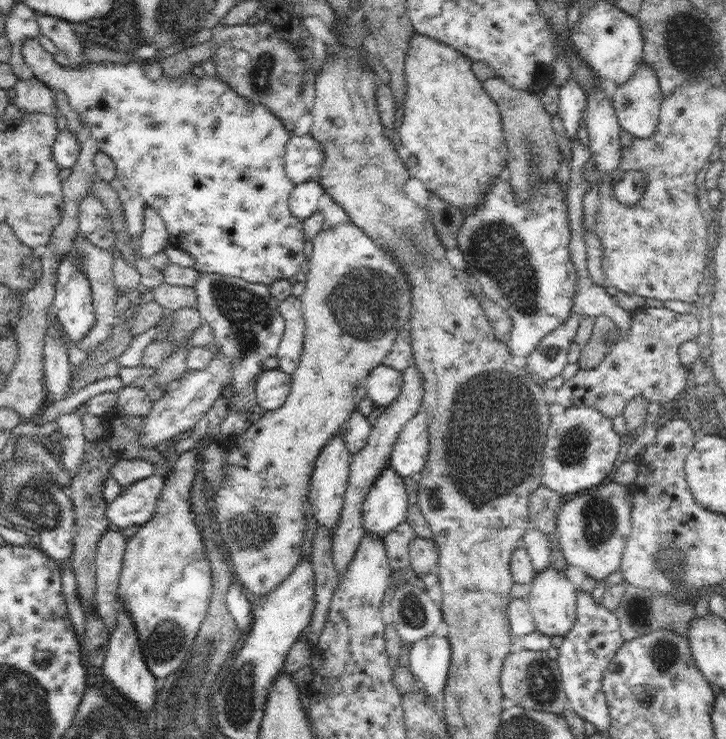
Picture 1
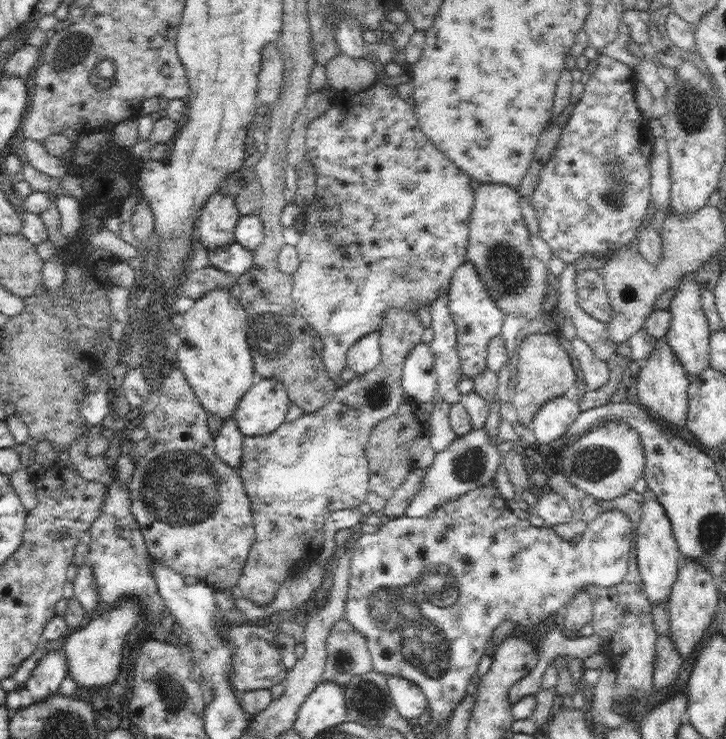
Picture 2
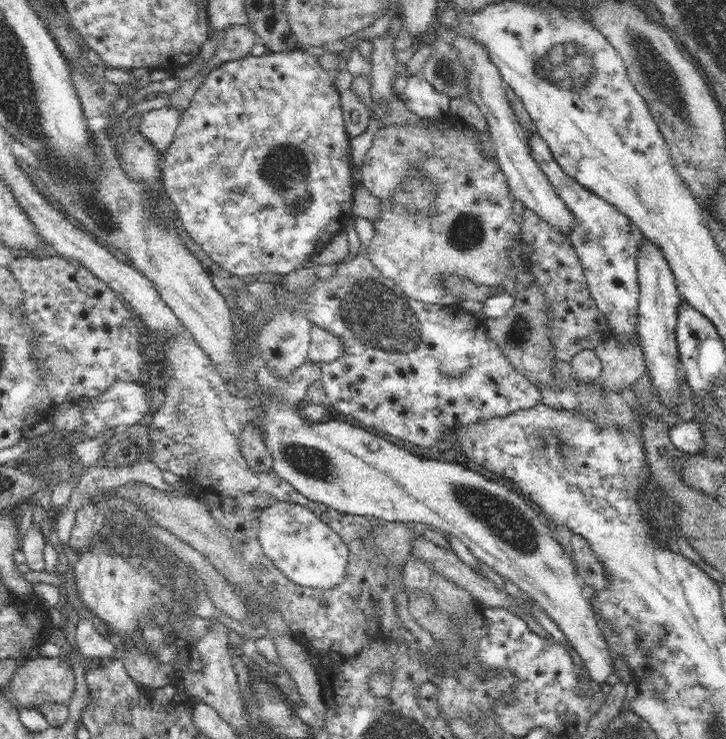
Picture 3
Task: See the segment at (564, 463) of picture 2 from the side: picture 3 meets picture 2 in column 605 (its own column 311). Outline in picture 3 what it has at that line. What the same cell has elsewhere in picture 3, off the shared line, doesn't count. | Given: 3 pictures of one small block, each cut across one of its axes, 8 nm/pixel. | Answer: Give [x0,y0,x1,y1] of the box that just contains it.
[252,392,616,684]

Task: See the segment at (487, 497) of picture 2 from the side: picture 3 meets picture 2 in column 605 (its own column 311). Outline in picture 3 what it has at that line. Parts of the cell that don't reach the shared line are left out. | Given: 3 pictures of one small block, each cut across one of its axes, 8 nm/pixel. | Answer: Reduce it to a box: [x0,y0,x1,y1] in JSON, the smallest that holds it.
[258,502,348,590]

